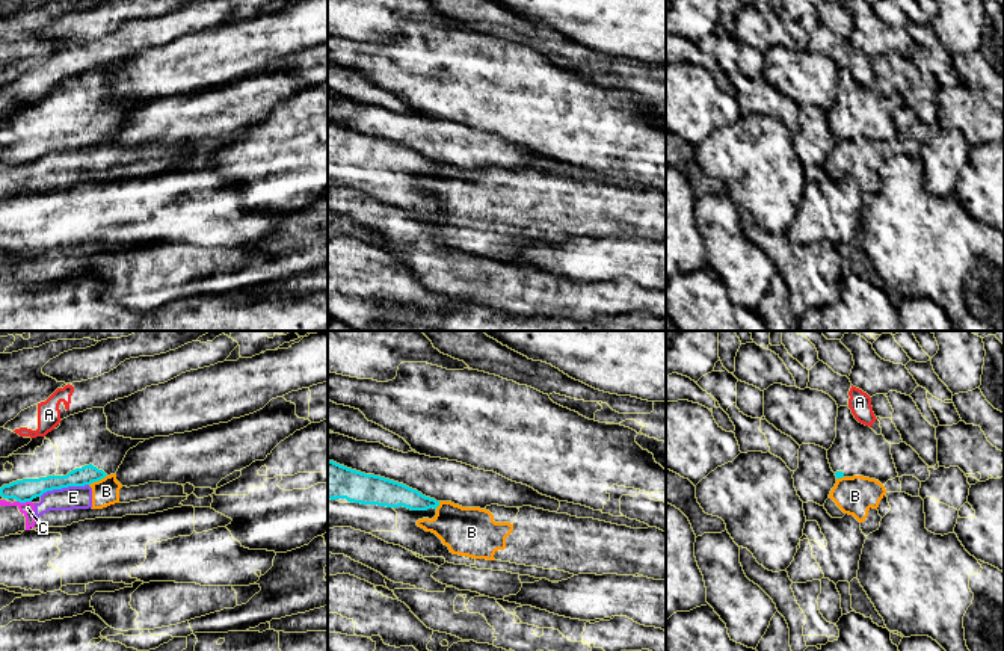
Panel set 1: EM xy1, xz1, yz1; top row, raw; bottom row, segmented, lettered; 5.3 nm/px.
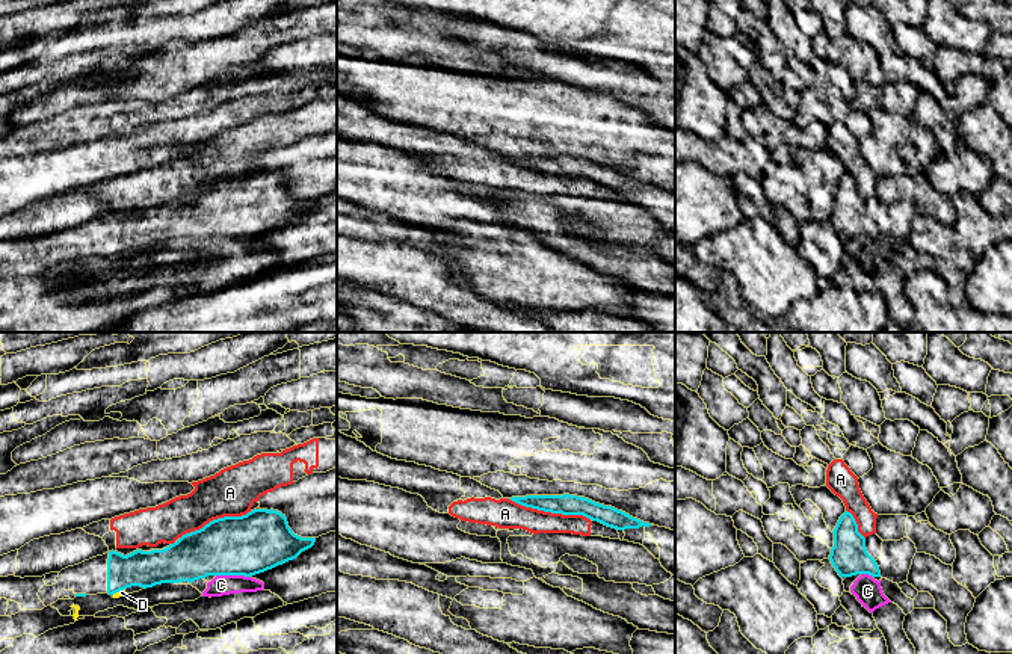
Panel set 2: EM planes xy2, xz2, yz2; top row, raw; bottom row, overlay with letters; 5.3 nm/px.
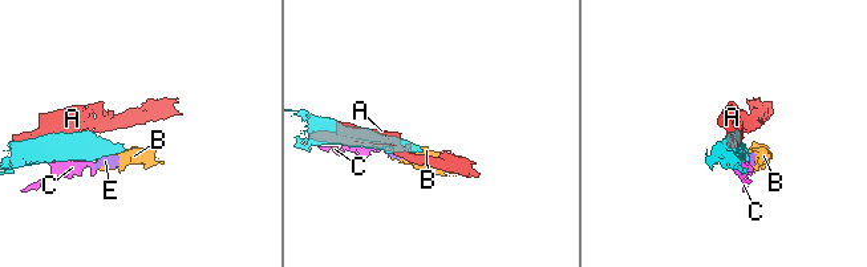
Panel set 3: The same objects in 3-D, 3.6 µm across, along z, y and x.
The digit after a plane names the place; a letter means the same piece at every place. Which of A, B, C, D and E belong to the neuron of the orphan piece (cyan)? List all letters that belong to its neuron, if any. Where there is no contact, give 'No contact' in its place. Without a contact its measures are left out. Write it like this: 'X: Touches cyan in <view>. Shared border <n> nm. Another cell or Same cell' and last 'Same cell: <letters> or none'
A: Touches cyan in xz2. Shared border 460 nm. Another cell
B: Touches cyan in xy1. Shared border 110 nm. Another cell
C: Touches cyan in xy2. Shared border 180 nm. Another cell
D: Touches cyan in xy2. Shared border 80 nm. Another cell
E: Touches cyan in xy1. Shared border 280 nm. Another cell
Same cell: none

